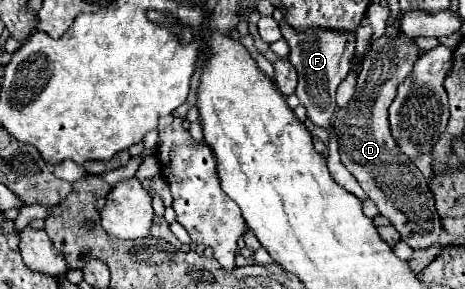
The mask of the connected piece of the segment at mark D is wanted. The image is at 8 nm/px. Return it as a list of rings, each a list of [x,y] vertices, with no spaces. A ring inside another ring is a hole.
[[[401,35],[399,39],[381,37],[365,55],[355,95],[347,107],[337,109],[333,129],[339,137],[339,153],[343,165],[359,181],[369,199],[377,205],[377,211],[393,223],[393,227],[399,231],[401,239],[407,245],[411,245],[413,249],[425,249],[429,245],[439,243],[441,217],[435,209],[435,197],[429,189],[429,181],[399,151],[397,143],[391,137],[389,119],[387,119],[387,109],[395,99],[397,87],[411,73],[417,55],[419,49],[405,35]],[[383,173],[385,173],[385,189],[381,185]]]

